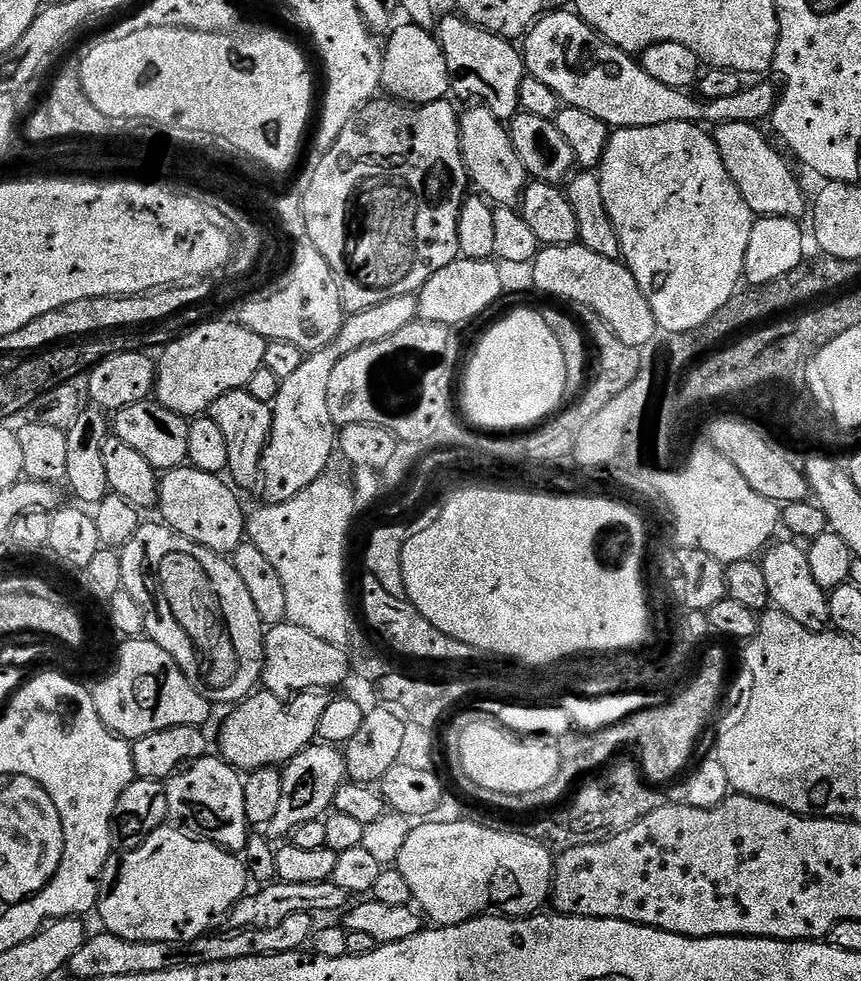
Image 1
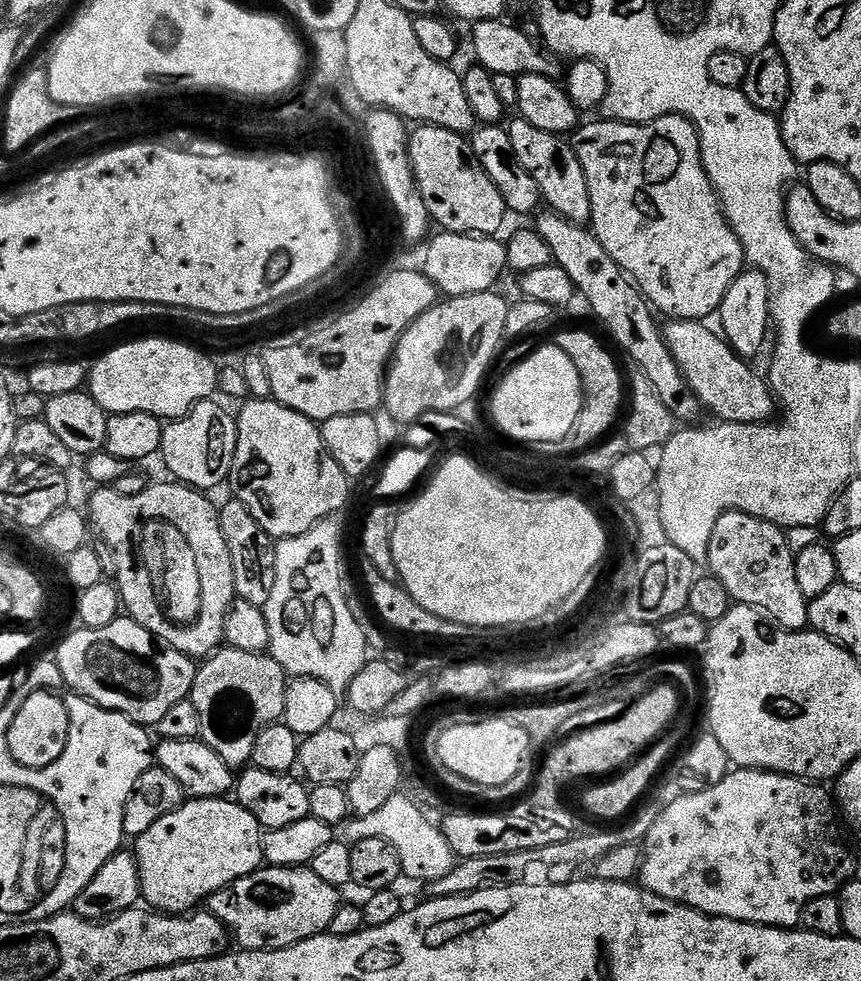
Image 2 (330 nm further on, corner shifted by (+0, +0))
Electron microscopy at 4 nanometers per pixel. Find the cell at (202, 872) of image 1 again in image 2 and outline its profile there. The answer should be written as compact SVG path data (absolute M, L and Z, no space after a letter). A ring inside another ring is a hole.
M189 799L178 810L166 814L166 818L154 822L146 834L135 837L134 855L140 871L140 895L143 903L151 911L170 916L191 913L197 906L203 905L209 896L261 867L264 864L263 841L262 829L254 814L236 803L235 799Z

